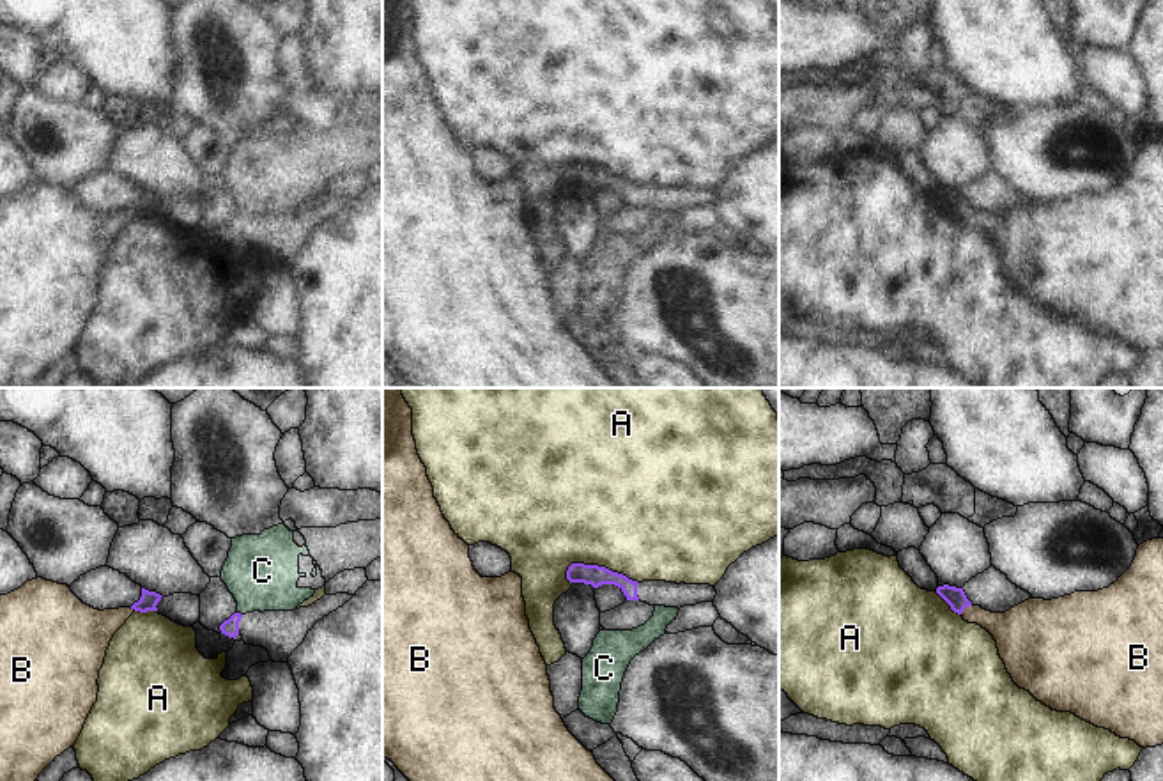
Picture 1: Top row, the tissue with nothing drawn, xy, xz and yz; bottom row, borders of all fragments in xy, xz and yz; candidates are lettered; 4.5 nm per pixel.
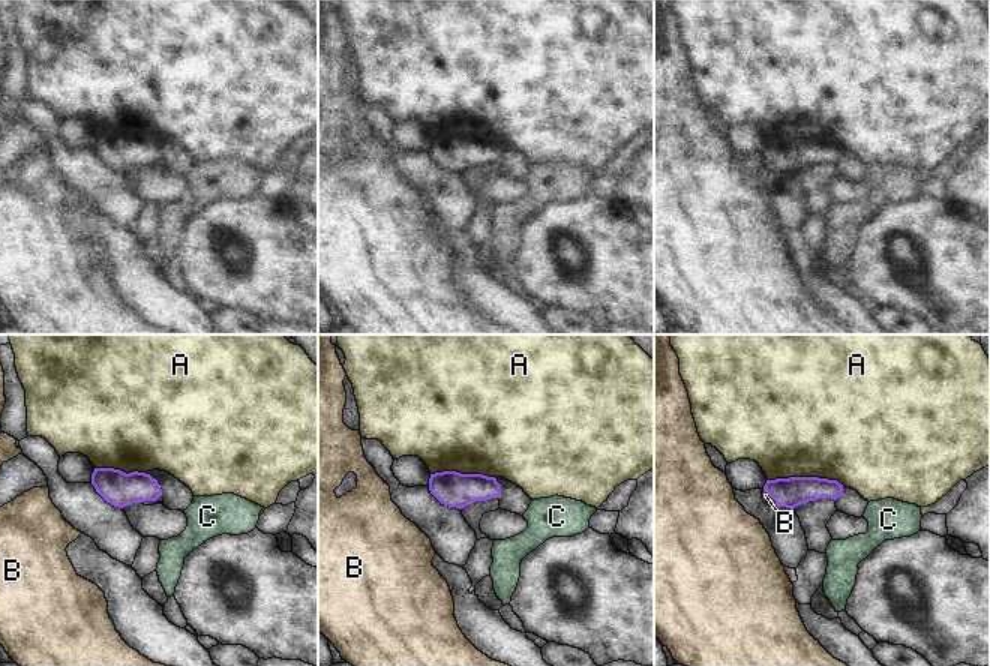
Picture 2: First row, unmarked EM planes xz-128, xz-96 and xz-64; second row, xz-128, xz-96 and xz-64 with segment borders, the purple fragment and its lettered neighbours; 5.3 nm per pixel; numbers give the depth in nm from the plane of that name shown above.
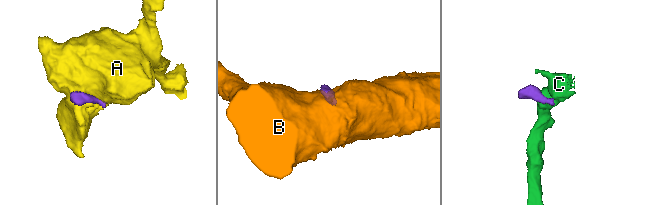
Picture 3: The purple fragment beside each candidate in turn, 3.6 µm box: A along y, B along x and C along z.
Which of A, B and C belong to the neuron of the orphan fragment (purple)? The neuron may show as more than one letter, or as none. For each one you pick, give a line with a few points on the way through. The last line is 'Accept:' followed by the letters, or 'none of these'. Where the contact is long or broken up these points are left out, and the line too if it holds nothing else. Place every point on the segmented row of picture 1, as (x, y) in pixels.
B: across yz (955, 597), (965, 606), (972, 613), (1015, 629)
Accept: B

